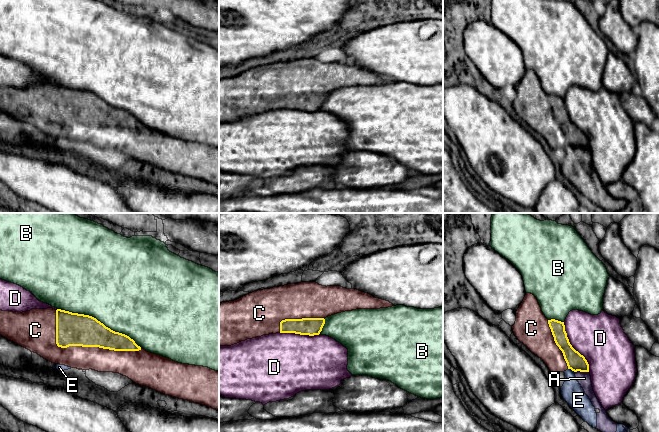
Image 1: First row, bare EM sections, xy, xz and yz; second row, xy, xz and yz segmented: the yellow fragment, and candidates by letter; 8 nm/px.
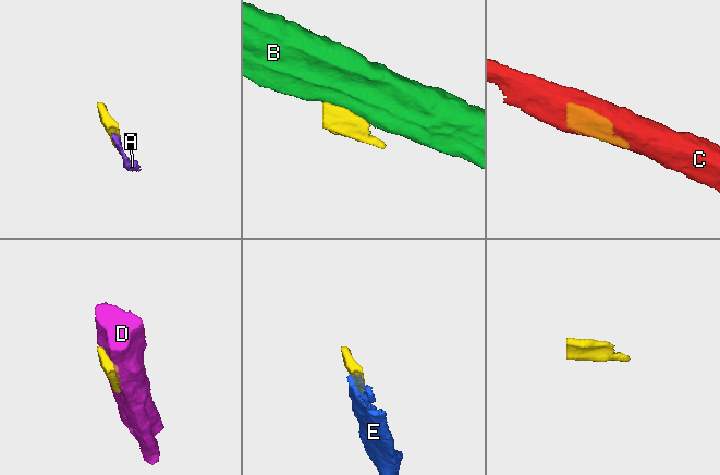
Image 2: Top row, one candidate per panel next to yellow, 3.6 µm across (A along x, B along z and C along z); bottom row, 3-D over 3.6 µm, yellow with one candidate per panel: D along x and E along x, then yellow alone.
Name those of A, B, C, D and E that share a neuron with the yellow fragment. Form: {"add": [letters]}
{"add": ["C"]}

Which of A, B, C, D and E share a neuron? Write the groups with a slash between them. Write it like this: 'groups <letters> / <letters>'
groups A E / B / C / D

